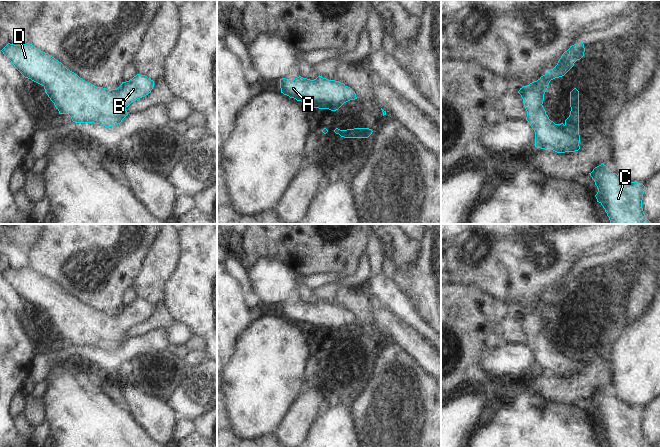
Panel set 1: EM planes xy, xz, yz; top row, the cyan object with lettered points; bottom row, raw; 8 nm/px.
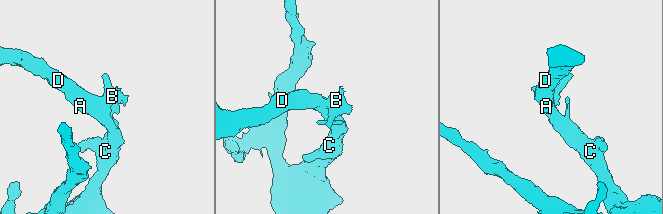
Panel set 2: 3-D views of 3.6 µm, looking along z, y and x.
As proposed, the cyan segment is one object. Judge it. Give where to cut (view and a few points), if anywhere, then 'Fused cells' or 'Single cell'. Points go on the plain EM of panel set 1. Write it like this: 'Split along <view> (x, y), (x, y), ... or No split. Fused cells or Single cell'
No split. Single cell

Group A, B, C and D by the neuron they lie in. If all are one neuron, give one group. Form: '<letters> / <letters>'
A B C D

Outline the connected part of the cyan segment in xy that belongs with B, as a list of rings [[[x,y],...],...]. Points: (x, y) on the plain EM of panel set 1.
[[[29,266],[23,269],[8,267],[1,275],[25,302],[44,311],[59,338],[68,338],[75,347],[94,347],[105,351],[116,350],[128,339],[126,332],[132,326],[151,317],[154,311],[153,304],[140,298],[129,305],[122,306],[117,313],[96,311]]]

